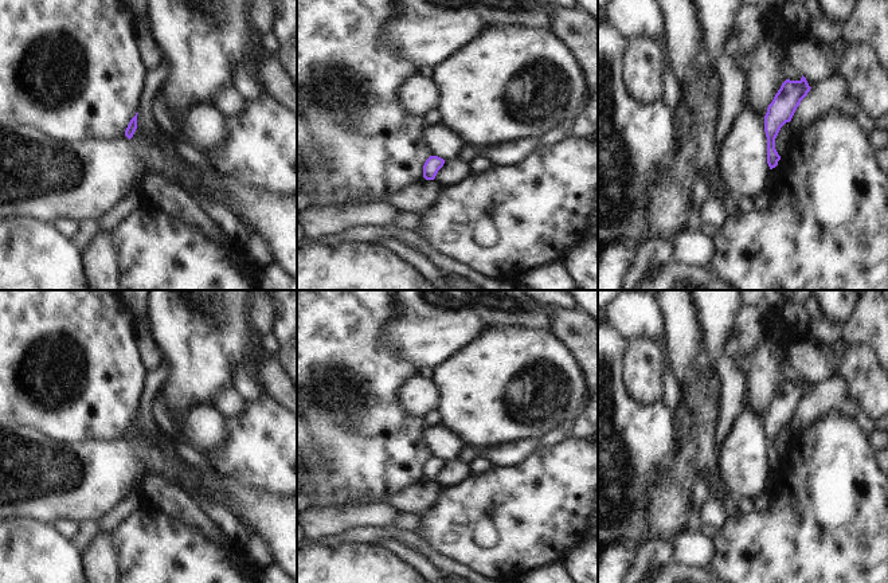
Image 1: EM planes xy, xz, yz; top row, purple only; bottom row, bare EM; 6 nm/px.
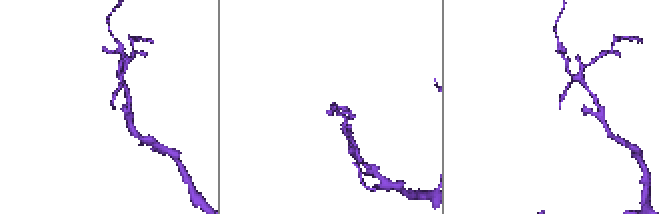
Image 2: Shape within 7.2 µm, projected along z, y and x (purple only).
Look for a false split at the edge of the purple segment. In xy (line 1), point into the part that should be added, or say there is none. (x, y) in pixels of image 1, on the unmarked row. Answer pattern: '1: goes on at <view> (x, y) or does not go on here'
1: does not go on here

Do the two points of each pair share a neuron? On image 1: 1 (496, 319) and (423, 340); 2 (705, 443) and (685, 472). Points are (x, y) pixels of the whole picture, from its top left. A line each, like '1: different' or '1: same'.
1: same
2: different

